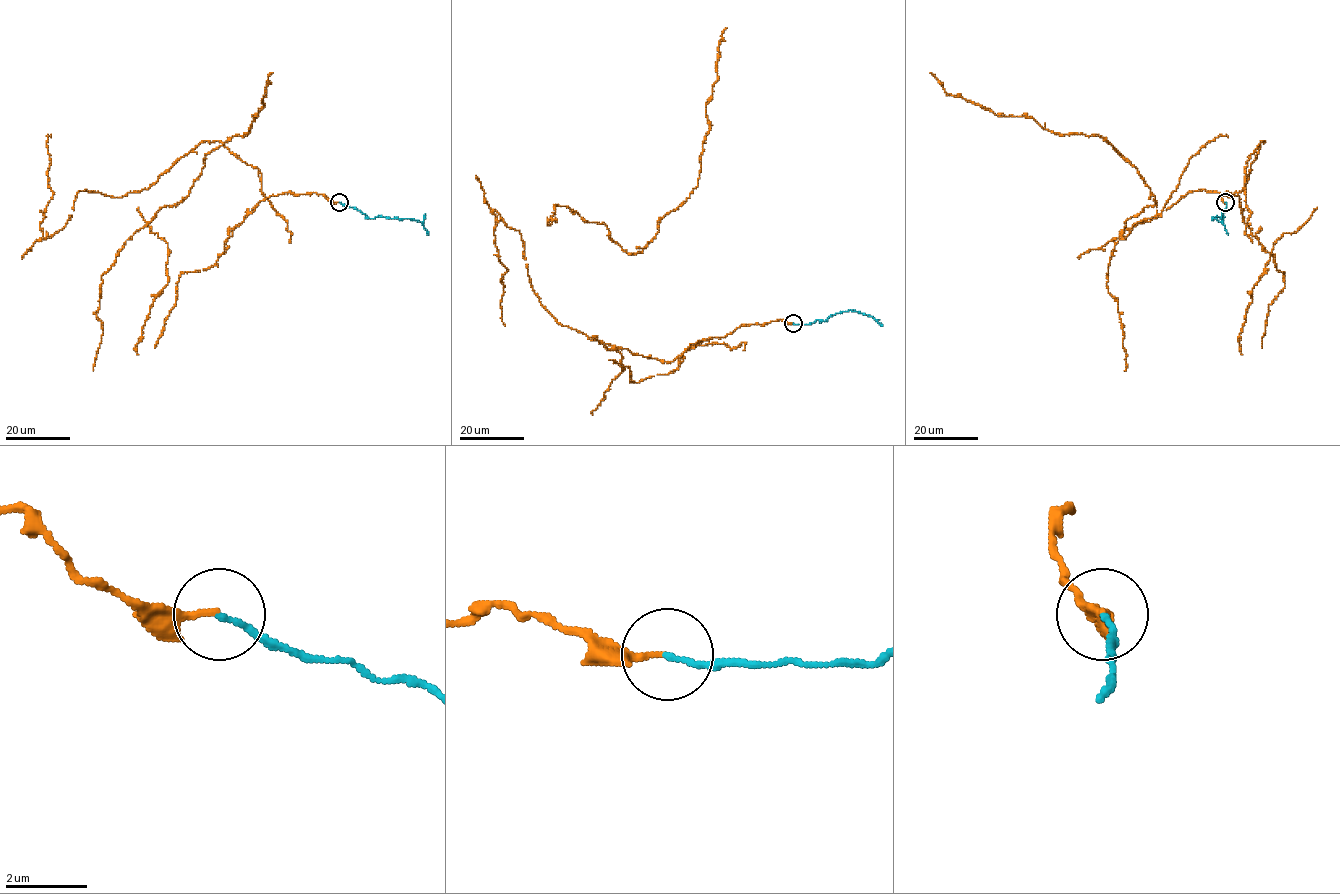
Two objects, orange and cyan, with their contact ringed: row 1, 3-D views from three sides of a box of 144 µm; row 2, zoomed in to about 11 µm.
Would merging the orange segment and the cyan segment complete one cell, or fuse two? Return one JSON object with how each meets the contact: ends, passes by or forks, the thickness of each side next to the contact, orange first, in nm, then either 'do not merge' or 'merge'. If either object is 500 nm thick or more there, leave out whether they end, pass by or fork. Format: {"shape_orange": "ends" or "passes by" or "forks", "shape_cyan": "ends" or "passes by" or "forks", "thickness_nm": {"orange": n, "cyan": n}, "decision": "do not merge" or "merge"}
{"shape_orange": "ends", "shape_cyan": "ends", "thickness_nm": {"orange": 180, "cyan": 130}, "decision": "merge"}

